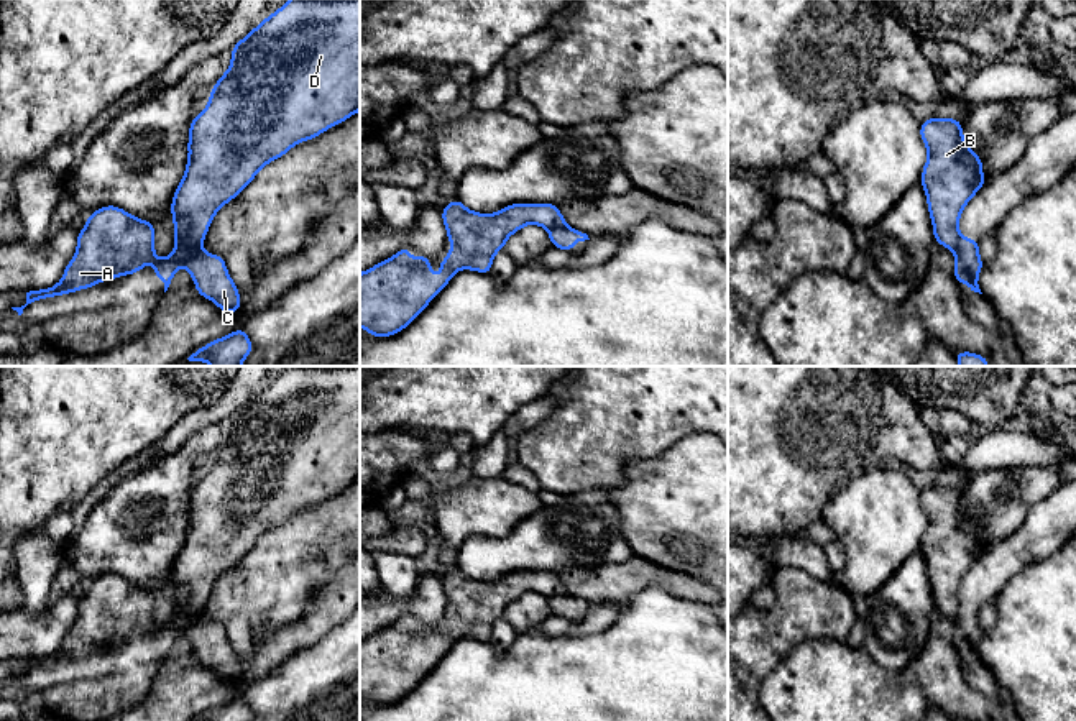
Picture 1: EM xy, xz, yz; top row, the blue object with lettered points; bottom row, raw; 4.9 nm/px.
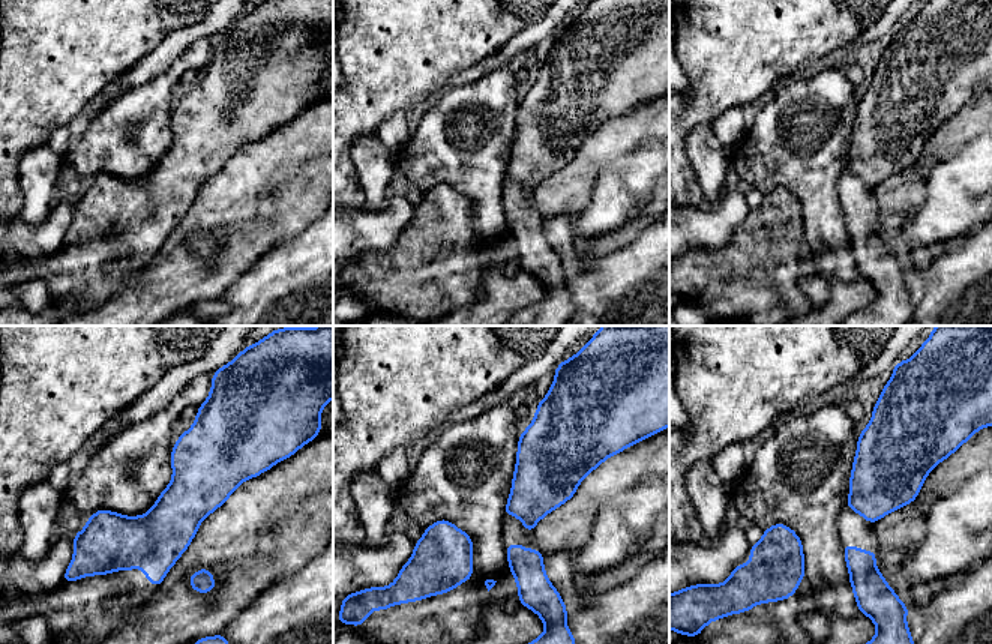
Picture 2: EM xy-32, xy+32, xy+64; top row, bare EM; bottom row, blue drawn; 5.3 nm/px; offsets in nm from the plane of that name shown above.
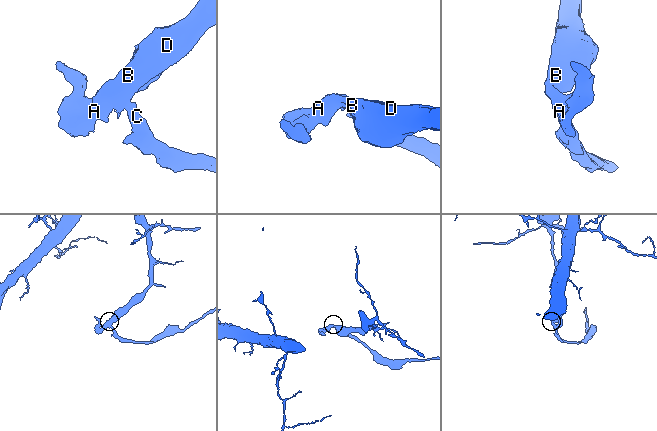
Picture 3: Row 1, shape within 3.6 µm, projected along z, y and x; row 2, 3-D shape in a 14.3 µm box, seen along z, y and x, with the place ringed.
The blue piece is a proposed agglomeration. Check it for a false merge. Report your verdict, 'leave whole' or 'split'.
split

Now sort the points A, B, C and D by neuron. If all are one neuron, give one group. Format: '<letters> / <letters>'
A B D / C

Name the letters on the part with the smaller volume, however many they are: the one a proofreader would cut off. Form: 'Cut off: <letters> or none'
Cut off: C

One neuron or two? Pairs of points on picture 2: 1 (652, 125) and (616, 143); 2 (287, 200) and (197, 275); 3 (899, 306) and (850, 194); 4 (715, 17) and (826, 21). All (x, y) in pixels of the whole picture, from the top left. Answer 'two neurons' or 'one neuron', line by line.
1: one neuron
2: one neuron
3: one neuron
4: one neuron

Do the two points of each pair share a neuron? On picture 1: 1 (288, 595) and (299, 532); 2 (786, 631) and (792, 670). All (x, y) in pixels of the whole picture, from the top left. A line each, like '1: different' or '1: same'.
1: different
2: different

